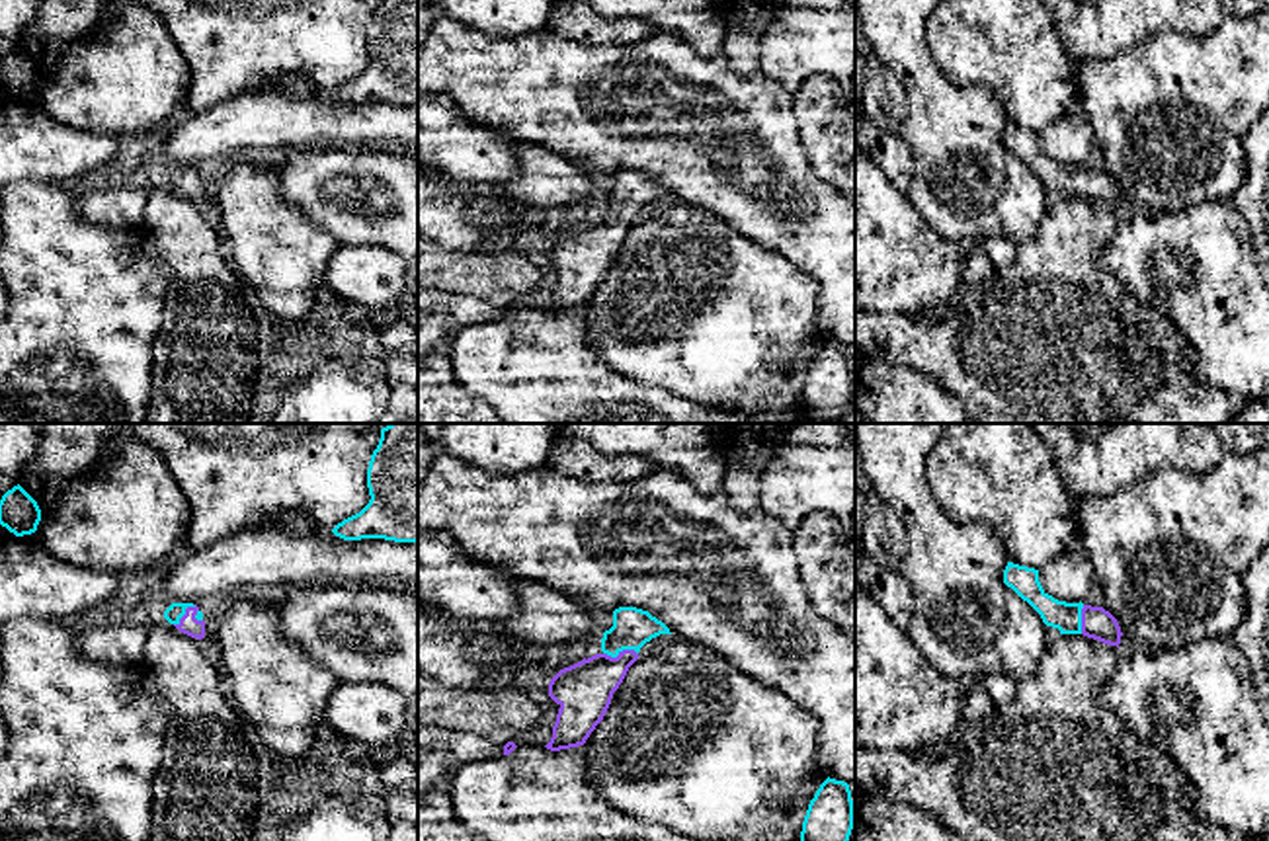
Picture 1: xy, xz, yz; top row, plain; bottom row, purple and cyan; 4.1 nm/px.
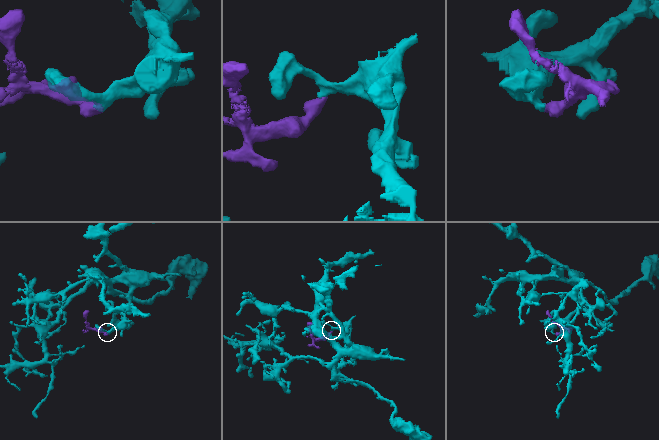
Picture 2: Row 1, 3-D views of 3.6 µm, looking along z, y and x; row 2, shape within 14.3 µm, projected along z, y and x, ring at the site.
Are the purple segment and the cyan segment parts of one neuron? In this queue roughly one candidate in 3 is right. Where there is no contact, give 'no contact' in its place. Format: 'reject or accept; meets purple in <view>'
accept; meets purple in xz

